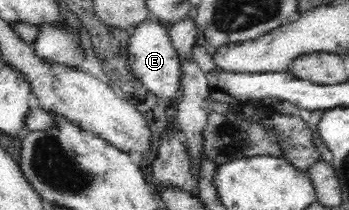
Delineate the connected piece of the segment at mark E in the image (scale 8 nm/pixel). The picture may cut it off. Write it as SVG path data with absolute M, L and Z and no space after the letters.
M150 16L135 25L135 32L129 38L128 62L134 77L139 80L143 86L150 90L157 97L165 100L176 99L177 92L181 88L183 80L183 61L173 47L169 35L170 25L164 23L159 18Z

